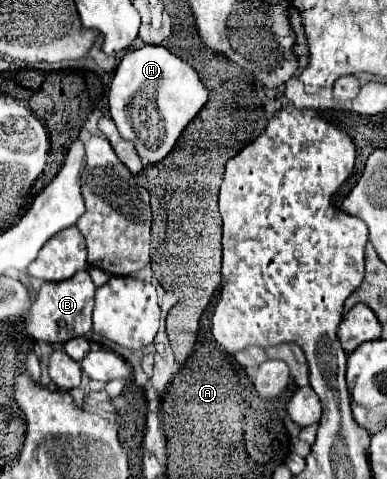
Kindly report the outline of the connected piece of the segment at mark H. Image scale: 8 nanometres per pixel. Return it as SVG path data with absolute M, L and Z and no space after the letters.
M145 45L125 53L109 91L109 113L121 135L137 147L143 163L161 161L205 103L207 89L197 71L159 45Z

